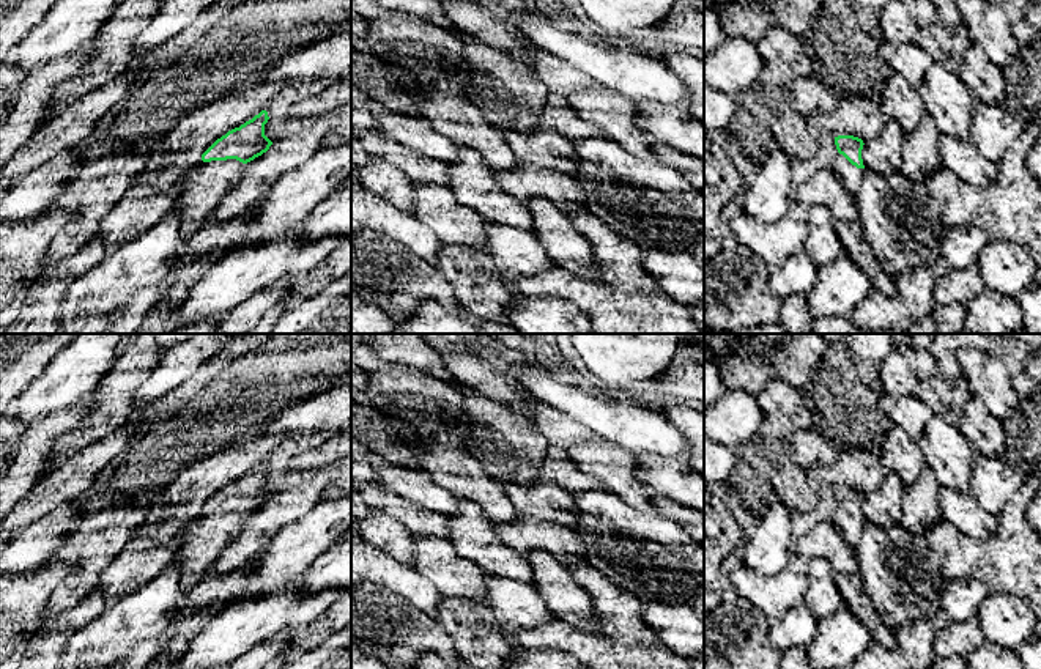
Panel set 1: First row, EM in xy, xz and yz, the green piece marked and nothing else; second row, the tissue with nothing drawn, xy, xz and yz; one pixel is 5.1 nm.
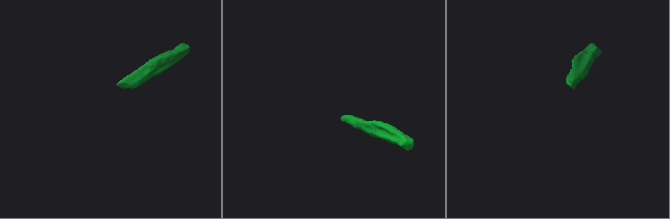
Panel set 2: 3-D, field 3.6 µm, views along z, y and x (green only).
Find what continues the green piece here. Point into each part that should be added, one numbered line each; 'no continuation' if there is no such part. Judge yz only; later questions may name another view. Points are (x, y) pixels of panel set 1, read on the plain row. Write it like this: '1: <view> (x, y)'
1: yz (851, 529)

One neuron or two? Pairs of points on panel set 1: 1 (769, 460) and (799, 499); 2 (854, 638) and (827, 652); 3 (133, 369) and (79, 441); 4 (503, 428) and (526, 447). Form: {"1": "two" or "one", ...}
{"1": "one", "2": "one", "3": "one", "4": "one"}

